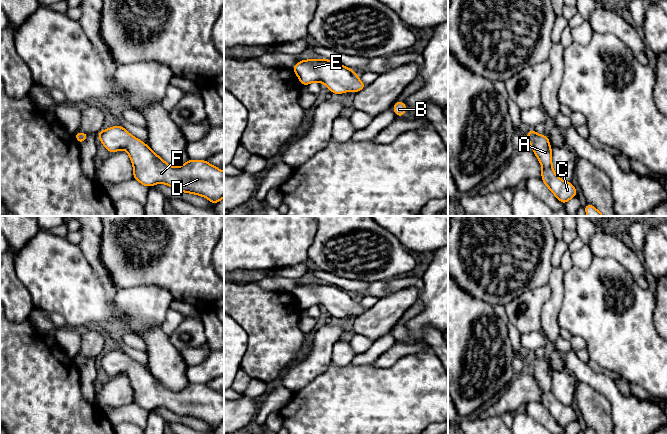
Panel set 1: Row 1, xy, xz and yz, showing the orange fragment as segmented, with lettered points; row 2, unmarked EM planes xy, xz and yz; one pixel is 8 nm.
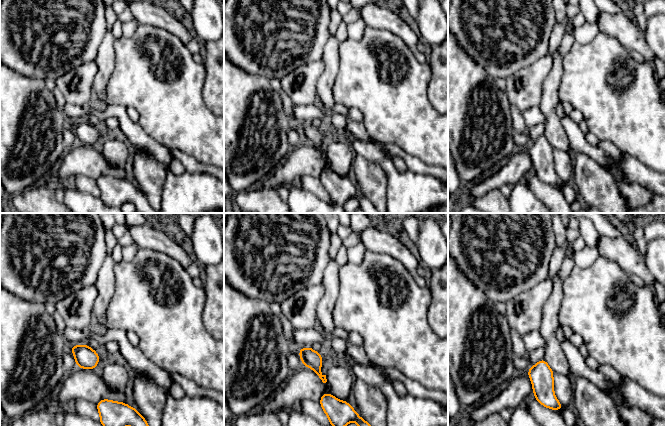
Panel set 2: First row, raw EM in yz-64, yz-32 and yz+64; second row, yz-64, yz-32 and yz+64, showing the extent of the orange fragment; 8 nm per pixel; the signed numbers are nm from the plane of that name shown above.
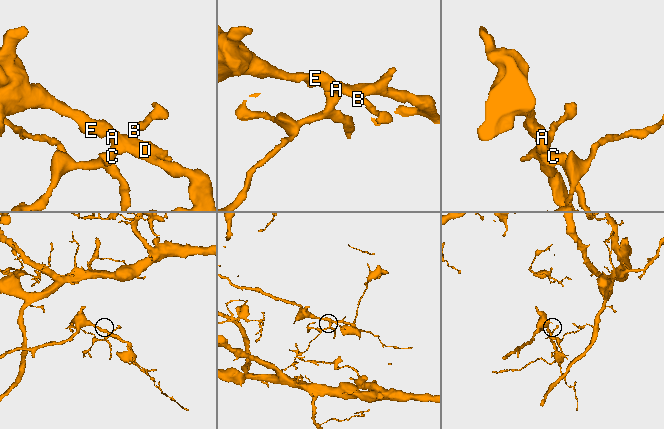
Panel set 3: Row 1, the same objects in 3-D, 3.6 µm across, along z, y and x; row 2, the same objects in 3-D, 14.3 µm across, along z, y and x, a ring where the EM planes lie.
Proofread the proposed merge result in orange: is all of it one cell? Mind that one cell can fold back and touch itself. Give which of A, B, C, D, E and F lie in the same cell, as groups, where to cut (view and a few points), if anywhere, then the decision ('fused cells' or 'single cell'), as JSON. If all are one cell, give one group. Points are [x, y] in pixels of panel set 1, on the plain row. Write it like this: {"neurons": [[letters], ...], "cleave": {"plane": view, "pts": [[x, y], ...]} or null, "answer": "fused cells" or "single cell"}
{"neurons": [["A", "B", "C", "D", "E", "F"]], "cleave": null, "answer": "single cell"}

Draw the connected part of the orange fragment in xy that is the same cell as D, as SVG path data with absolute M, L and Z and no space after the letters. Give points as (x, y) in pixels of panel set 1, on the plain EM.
M116 349L96 358L100 361L103 370L114 377L125 373L131 383L134 396L133 402L146 411L158 407L166 408L175 414L185 417L200 419L217 428L224 421L224 396L209 388L207 384L189 383L183 390L173 391L168 389L160 380L155 378L149 370L140 363L133 361L125 352Z

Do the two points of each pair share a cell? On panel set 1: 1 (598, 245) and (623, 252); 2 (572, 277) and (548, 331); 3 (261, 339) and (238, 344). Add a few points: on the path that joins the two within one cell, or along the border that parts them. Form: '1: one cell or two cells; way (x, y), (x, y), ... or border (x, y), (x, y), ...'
1: one cell; way (604, 245), (610, 245), (617, 249)
2: two cells; border (564, 277), (564, 296), (558, 312), (557, 323)
3: two cells; border (236, 321), (247, 336), (247, 349), (241, 365)

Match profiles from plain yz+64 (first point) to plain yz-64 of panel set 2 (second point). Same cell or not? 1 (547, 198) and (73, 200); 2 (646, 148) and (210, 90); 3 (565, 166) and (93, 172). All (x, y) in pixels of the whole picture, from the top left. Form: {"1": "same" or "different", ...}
{"1": "different", "2": "different", "3": "different"}

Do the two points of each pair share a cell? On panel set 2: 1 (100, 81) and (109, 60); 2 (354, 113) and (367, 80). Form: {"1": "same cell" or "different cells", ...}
{"1": "same cell", "2": "different cells"}

